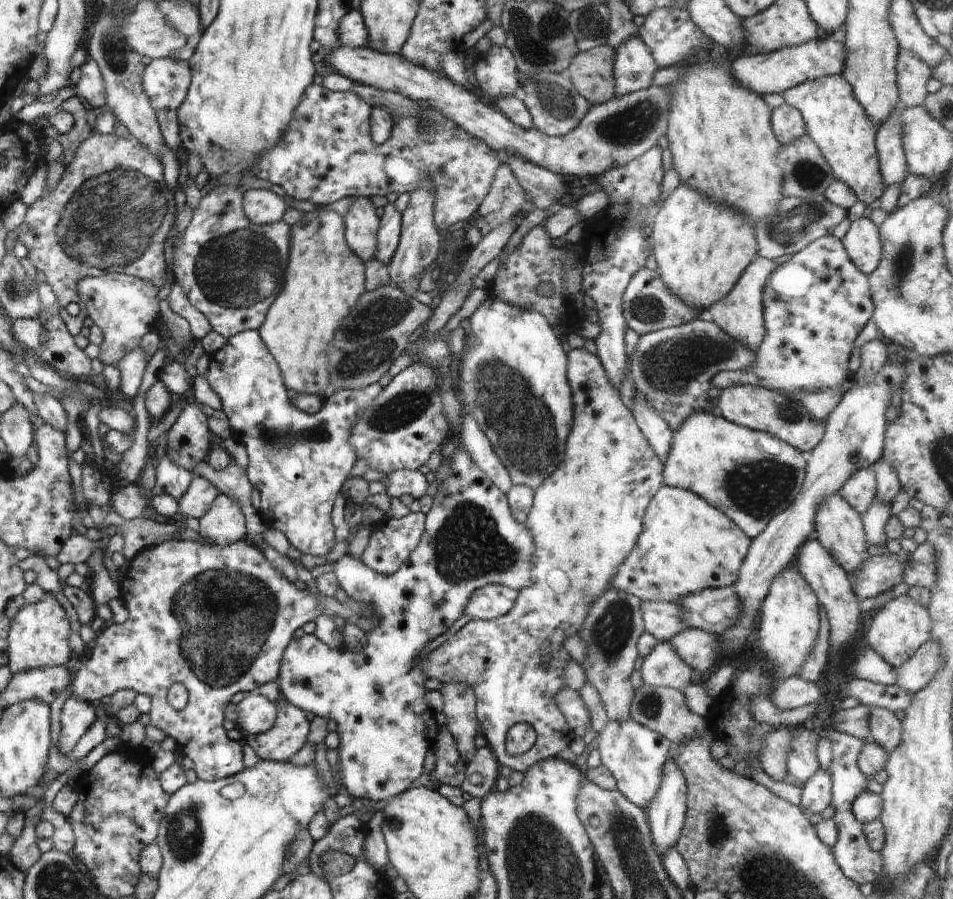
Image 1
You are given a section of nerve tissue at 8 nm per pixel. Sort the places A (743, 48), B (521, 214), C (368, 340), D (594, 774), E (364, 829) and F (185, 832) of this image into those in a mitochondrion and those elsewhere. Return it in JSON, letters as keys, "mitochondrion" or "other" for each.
{"A":"other","B":"other","C":"mitochondrion","D":"other","E":"other","F":"mitochondrion"}

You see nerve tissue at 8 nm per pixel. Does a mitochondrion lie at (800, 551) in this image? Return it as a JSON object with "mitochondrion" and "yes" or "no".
{"mitochondrion":"no"}

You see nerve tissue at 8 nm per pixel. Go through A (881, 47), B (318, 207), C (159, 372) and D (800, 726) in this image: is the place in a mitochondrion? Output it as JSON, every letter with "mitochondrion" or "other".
{"A":"other","B":"other","C":"other","D":"other"}

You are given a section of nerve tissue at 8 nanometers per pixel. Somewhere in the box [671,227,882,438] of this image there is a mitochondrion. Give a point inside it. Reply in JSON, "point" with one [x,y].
{"point":[789,414]}

